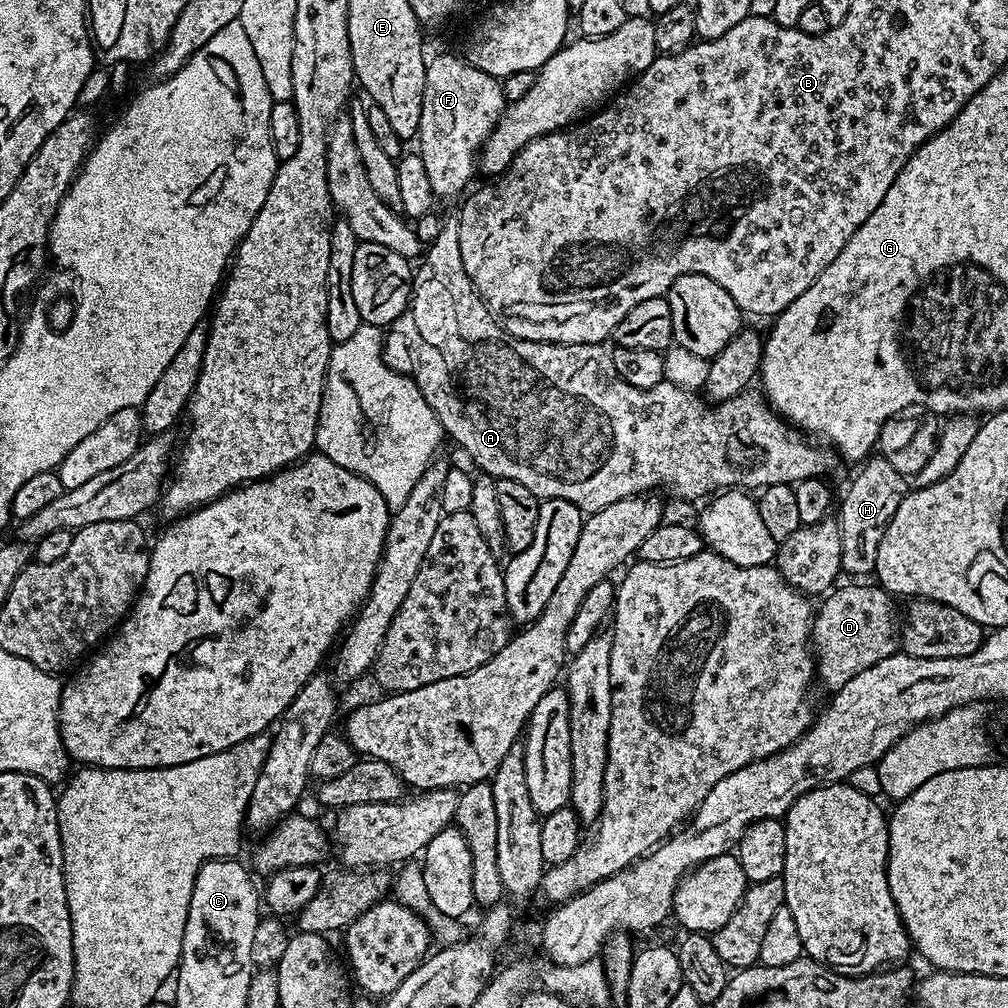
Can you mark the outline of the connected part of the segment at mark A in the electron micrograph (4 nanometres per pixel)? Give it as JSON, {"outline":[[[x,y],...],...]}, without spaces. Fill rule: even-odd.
{"outline":[[[459,215],[444,216],[440,225],[440,233],[431,243],[427,245],[422,259],[414,272],[414,283],[412,285],[412,299],[408,311],[404,312],[390,326],[390,331],[385,335],[382,352],[385,357],[397,356],[400,361],[395,361],[394,367],[397,372],[411,373],[420,388],[422,398],[434,410],[441,428],[457,444],[464,448],[464,452],[477,464],[481,473],[488,473],[496,480],[513,480],[522,482],[526,490],[539,496],[541,501],[562,498],[566,502],[574,502],[580,511],[591,514],[610,506],[610,502],[618,502],[622,498],[630,498],[641,494],[651,493],[661,484],[669,488],[676,496],[685,496],[692,500],[695,496],[707,497],[709,494],[725,489],[763,490],[770,485],[795,484],[806,477],[823,477],[824,472],[832,472],[839,464],[841,457],[835,451],[827,447],[815,448],[813,441],[806,438],[801,429],[791,425],[759,391],[745,390],[738,393],[734,398],[721,400],[709,406],[705,397],[693,394],[687,388],[678,388],[667,382],[654,386],[650,390],[641,390],[638,386],[630,386],[614,370],[612,353],[604,344],[544,344],[541,340],[519,340],[514,334],[505,330],[503,323],[493,316],[488,305],[476,292],[476,287],[470,282],[466,270],[462,266],[462,246],[458,246],[458,230],[460,229]]]}

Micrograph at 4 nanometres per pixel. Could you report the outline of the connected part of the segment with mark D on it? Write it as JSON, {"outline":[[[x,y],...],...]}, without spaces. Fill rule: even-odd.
{"outline":[[[848,582],[833,587],[821,599],[812,617],[811,643],[814,645],[814,672],[828,690],[846,686],[854,674],[870,670],[874,662],[890,658],[898,651],[898,623],[892,609],[893,597],[875,583]]]}

